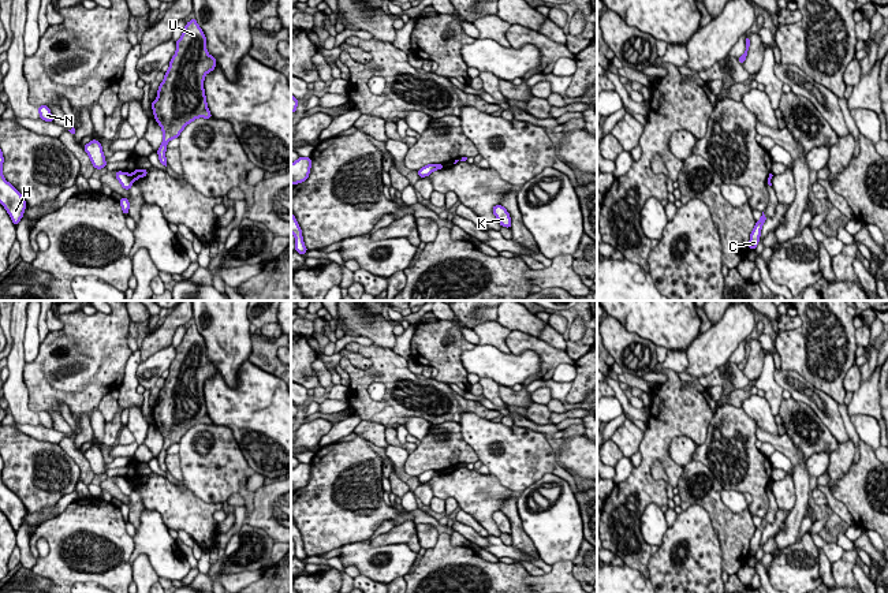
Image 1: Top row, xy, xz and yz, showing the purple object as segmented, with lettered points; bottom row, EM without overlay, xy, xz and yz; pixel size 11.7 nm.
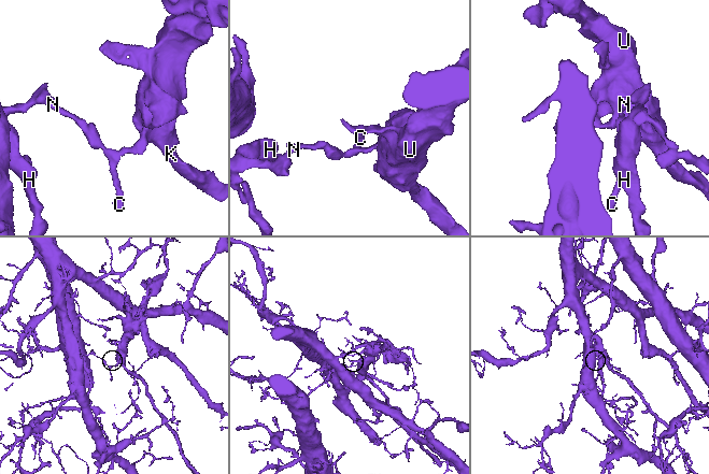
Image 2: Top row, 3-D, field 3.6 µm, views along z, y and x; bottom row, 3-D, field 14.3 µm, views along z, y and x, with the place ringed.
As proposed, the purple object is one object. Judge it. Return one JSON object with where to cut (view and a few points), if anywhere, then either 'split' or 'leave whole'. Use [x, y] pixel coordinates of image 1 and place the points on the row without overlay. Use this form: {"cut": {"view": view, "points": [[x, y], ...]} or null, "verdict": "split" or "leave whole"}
{"cut": {"view": "xy", "points": [[130, 480], [133, 485]]}, "verdict": "split"}

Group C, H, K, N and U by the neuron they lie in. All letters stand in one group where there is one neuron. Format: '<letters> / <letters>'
C H N / K U

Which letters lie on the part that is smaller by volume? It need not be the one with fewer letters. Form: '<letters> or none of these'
K, U

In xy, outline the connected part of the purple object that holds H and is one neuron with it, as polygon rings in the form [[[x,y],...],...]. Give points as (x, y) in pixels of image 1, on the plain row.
[[[0,455],[0,510],[8,518],[12,529],[18,532],[20,525],[23,523],[23,518],[26,515],[26,507],[22,500],[8,489],[3,482],[3,458]]]

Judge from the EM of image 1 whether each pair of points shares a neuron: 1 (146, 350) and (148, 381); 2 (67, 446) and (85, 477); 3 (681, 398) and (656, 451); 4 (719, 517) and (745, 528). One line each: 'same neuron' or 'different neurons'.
1: different neurons
2: same neuron
3: same neuron
4: same neuron

